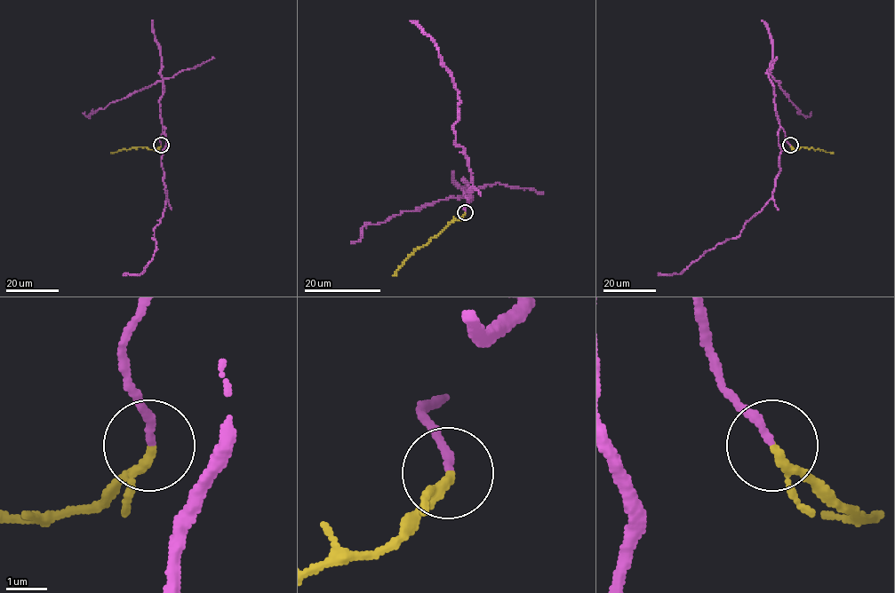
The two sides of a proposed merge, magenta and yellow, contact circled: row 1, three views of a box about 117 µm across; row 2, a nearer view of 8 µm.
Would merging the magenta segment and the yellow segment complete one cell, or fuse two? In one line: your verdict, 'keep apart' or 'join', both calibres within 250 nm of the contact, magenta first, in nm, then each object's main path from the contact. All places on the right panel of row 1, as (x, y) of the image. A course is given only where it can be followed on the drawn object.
join | 200/180 nm | magenta via (789, 146), (780, 128), (779, 173), (772, 196), (747, 222), (737, 237), (707, 250), (679, 273), (657, 273) | yellow via (789, 146), (795, 150), (807, 147), (834, 152)

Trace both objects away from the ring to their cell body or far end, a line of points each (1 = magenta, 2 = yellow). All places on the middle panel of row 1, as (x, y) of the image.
1: (466, 212), (471, 172), (465, 149), (455, 143), (458, 91), (435, 43), (411, 20)
2: (466, 212), (427, 244), (416, 249), (393, 276)

